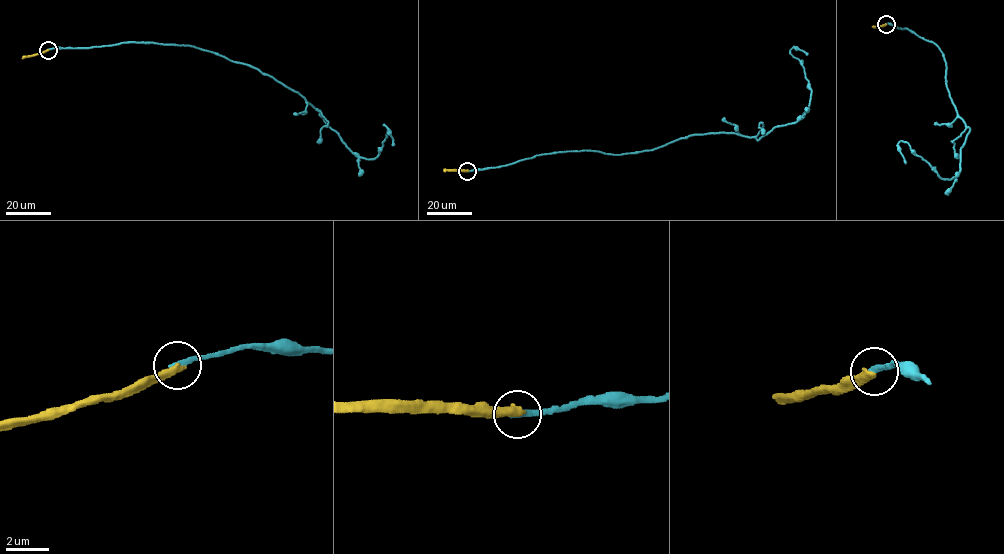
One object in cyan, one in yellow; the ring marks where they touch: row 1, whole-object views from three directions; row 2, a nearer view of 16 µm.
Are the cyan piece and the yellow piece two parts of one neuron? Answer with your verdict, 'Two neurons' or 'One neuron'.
Two neurons

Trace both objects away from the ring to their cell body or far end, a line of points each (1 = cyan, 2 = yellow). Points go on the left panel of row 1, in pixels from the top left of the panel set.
1: (48, 50), (193, 46), (298, 92), (358, 157), (379, 154), (385, 124), (393, 145)
2: (48, 50), (22, 58)

